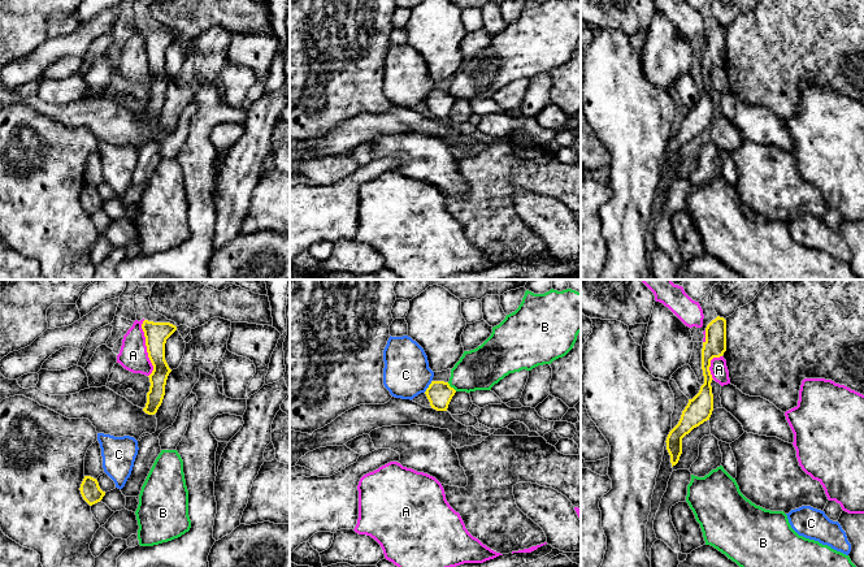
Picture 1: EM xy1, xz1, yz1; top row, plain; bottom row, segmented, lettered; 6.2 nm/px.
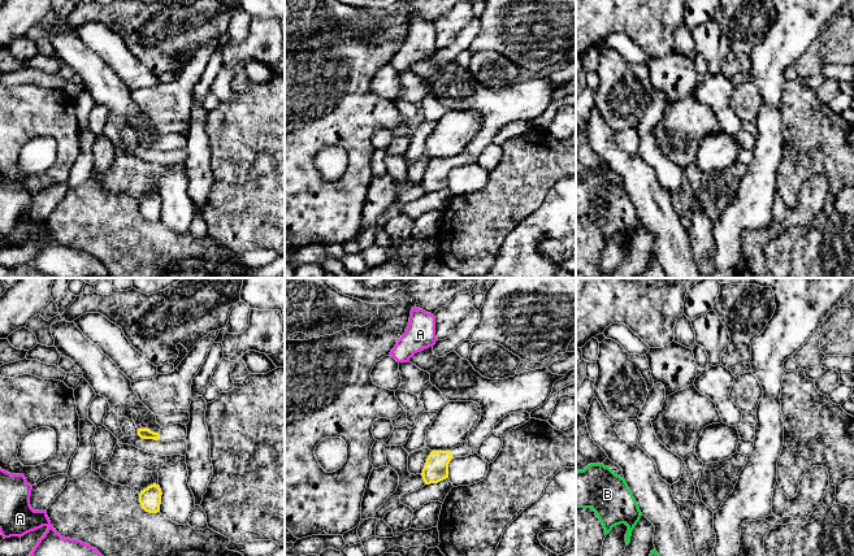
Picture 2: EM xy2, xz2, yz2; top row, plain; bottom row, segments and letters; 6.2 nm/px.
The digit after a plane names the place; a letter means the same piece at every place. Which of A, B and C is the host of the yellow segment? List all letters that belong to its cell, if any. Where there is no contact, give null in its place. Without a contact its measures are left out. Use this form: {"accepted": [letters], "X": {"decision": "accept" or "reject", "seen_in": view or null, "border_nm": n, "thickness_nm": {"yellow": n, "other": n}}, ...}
{"accepted": [], "A": {"decision": "reject", "seen_in": "xy1", "border_nm": 360, "thickness_nm": {"yellow": 140, "other": 180}}, "B": {"decision": "reject", "seen_in": "xz1", "border_nm": 80, "thickness_nm": {"yellow": 160, "other": 260}}, "C": {"decision": "reject", "seen_in": "xz1", "border_nm": 90, "thickness_nm": {"yellow": 160, "other": 280}}}

